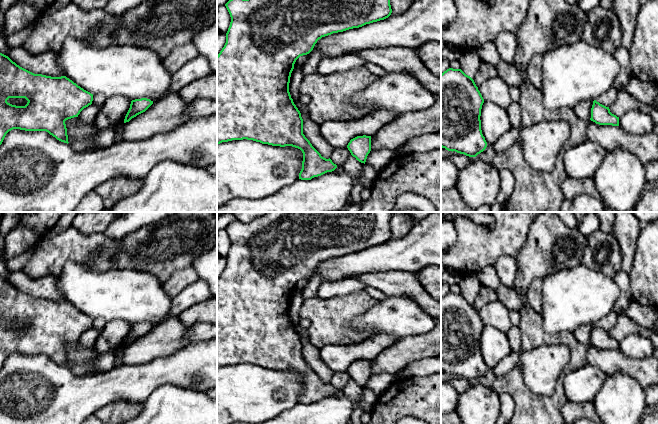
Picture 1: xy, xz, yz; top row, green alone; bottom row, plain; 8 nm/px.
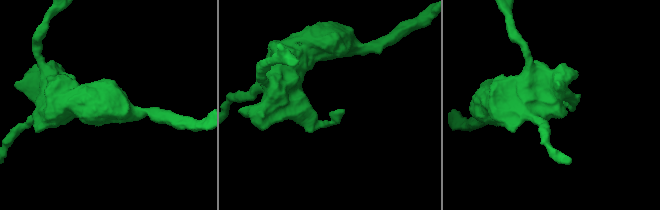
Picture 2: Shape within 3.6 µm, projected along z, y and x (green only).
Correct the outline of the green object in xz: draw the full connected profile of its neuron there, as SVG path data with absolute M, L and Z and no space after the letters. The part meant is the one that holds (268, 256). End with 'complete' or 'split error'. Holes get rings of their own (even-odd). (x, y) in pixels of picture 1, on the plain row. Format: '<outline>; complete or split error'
M268 212L266 215L253 219L248 223L238 220L230 223L225 230L230 238L231 246L226 257L226 267L217 279L217 368L232 364L247 363L272 370L292 370L298 372L303 377L302 393L299 397L299 403L301 404L311 404L314 401L334 395L337 389L330 382L326 383L322 381L303 358L303 343L289 316L291 297L296 284L300 280L309 278L317 265L322 261L359 252L366 248L388 242L392 237L390 218L390 212Z; complete

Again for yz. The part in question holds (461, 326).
M449 292L441 298L441 371L469 381L476 381L487 371L481 354L484 323L474 304L461 293Z; complete

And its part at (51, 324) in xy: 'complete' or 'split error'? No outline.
complete

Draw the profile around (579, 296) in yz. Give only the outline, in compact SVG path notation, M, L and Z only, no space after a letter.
M583 265L562 269L542 278L543 305L541 317L548 334L574 332L582 325L594 325L613 312L620 291L613 278Z

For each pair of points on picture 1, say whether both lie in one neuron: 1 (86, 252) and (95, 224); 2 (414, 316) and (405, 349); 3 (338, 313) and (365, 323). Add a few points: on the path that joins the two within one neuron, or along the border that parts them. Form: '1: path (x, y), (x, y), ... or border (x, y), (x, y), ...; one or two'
1: border (72, 225), (86, 234), (102, 233); two
2: border (430, 330), (422, 334), (406, 335), (399, 340); two
3: border (373, 306), (357, 315), (351, 325); two

